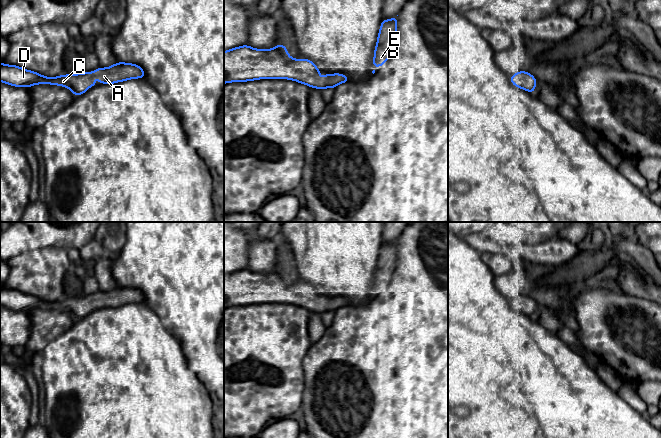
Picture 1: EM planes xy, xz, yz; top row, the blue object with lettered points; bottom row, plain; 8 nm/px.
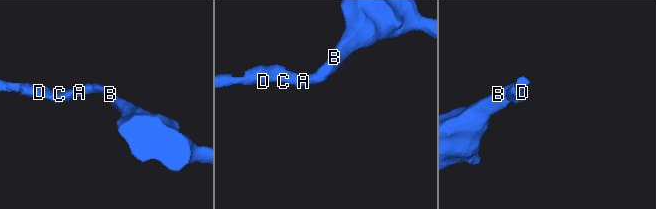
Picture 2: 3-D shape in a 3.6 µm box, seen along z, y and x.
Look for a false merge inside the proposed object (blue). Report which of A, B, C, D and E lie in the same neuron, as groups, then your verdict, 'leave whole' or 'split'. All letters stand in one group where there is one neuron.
A B C D E | leave whole

